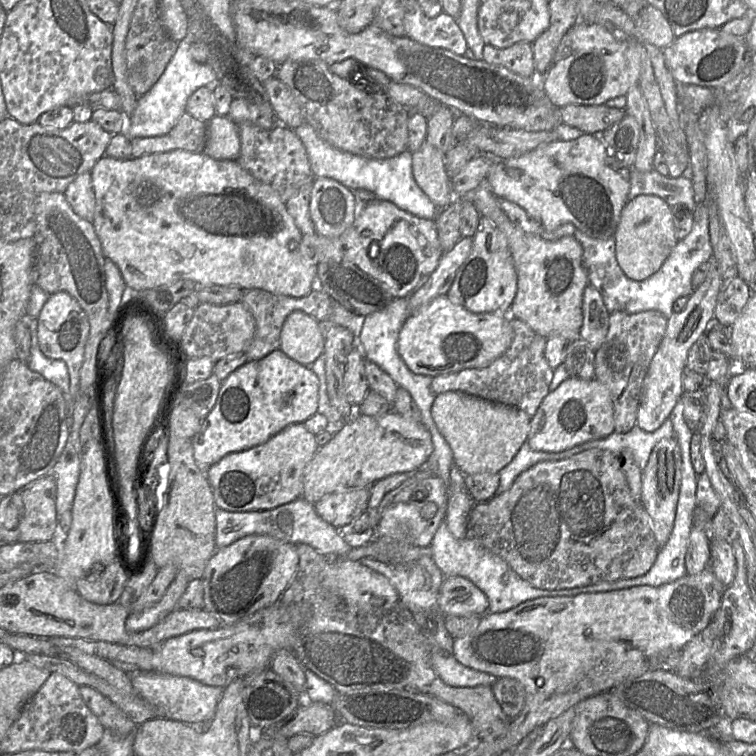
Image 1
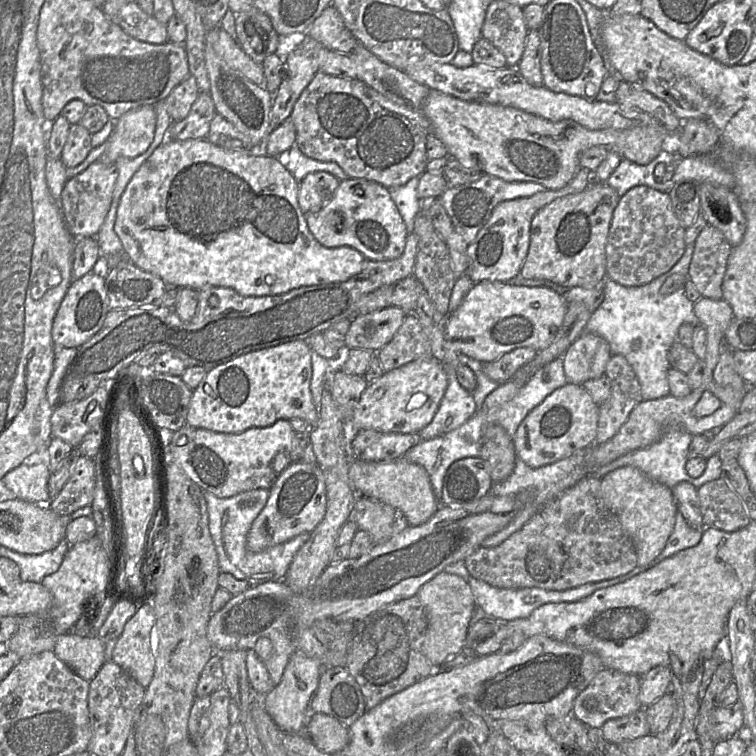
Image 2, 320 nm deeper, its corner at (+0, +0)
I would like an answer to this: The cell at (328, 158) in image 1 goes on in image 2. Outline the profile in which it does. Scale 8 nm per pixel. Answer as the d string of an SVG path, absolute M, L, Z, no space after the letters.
M413 177L404 185L388 188L408 234L413 232L415 217L422 207L422 201L417 195L418 183L419 177Z

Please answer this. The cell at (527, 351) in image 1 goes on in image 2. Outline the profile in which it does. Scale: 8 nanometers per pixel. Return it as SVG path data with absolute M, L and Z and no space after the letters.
M531 347L516 348L493 362L482 363L482 370L489 379L503 384L509 381L522 366L531 361L537 352Z

